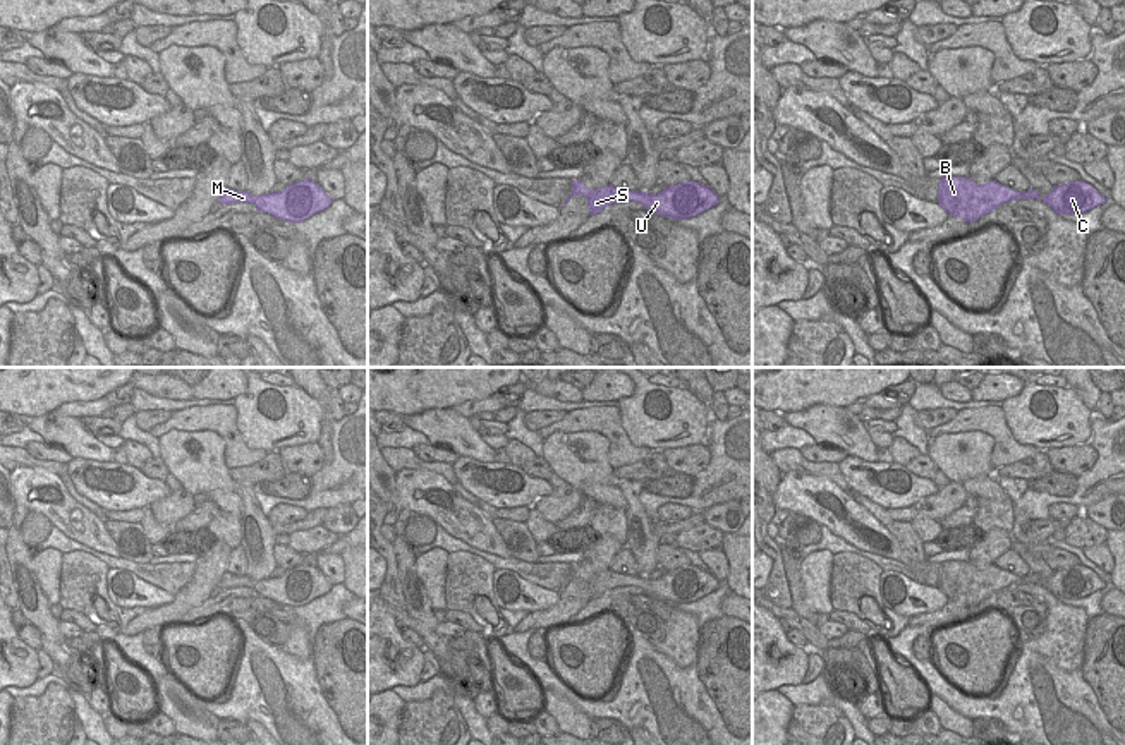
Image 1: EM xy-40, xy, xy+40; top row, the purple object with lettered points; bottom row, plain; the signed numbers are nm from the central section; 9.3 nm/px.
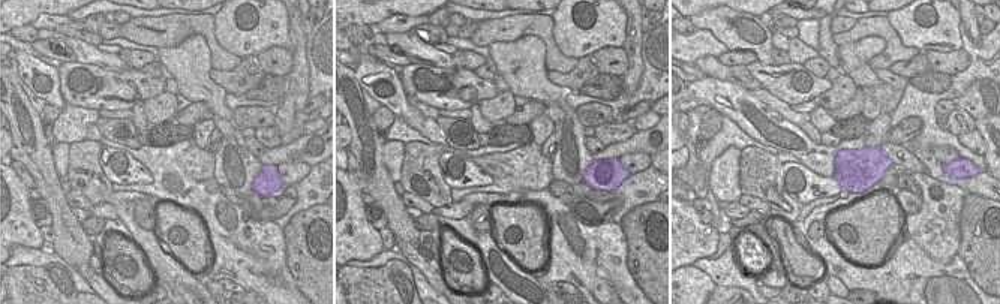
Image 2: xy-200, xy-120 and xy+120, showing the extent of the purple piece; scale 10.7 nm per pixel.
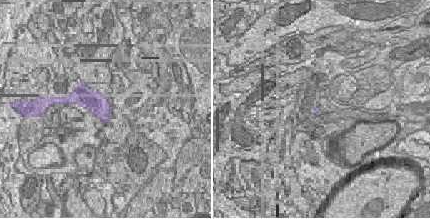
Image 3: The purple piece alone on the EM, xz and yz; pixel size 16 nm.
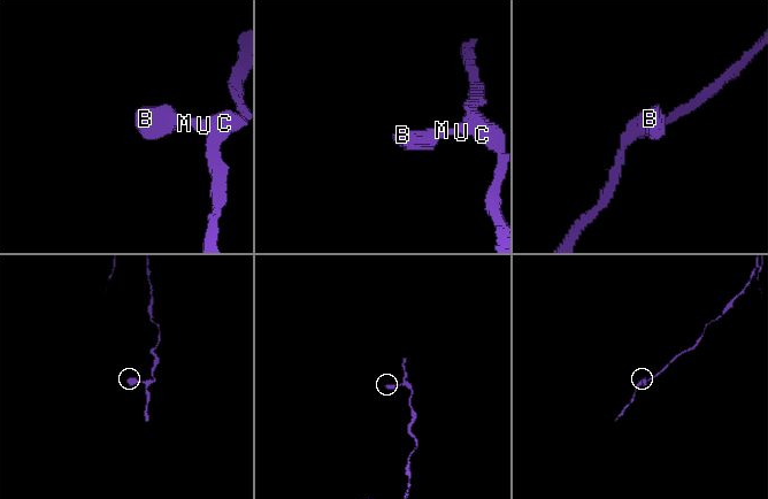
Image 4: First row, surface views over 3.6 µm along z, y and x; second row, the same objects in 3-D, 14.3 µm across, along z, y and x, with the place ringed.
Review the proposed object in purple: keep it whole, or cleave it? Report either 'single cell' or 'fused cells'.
single cell

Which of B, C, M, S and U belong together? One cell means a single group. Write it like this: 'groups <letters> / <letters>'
groups B C M S U

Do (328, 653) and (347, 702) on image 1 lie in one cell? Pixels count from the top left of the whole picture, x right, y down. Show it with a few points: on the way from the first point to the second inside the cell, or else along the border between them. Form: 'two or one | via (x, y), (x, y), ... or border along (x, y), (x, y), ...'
one | via (340, 665), (347, 672), (347, 690)

